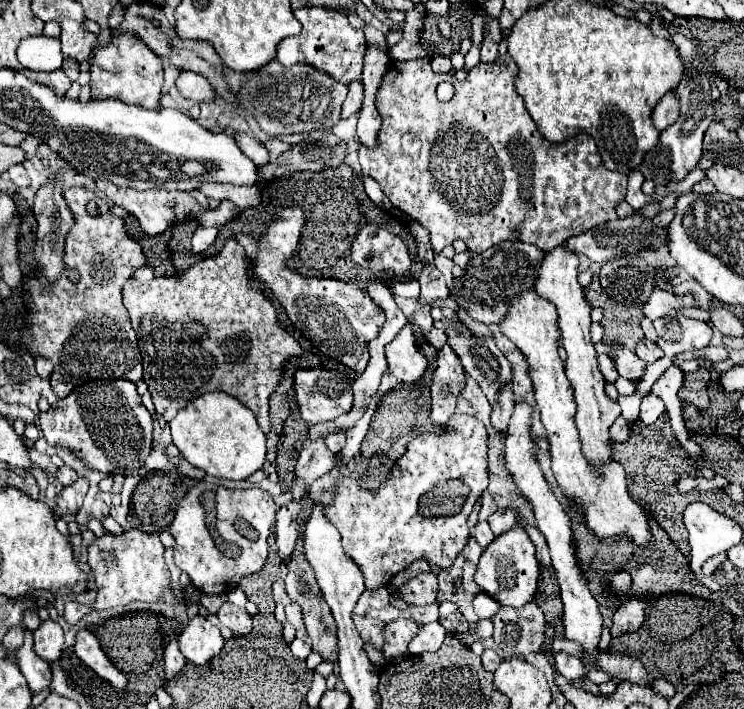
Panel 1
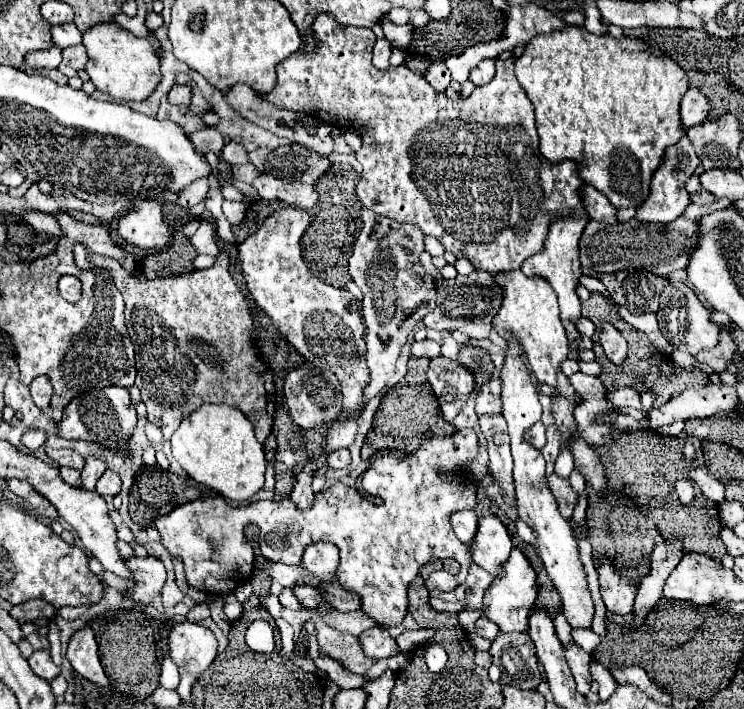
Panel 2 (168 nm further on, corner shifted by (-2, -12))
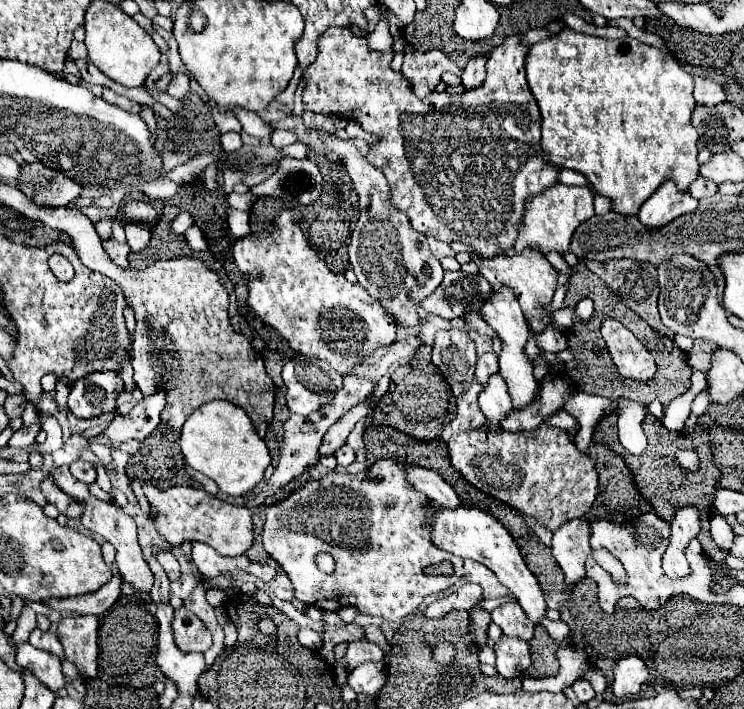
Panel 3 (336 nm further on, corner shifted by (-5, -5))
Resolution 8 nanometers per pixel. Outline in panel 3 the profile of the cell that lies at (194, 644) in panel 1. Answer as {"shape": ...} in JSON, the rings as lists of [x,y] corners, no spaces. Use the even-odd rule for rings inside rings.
{"shape":[[[179,607],[175,611],[173,631],[177,647],[185,653],[189,651],[205,653],[211,647],[211,631],[203,625],[203,621],[195,613],[191,613],[185,607]]]}

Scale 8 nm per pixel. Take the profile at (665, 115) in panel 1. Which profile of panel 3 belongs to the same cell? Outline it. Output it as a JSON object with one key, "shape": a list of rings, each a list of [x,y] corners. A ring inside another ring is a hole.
{"shape":[[[695,79],[695,91],[693,97],[697,103],[703,105],[717,105],[725,101],[725,89],[709,79]]]}

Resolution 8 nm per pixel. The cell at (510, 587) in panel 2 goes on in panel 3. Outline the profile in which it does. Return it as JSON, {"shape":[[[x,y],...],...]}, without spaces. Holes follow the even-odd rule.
{"shape":[[[505,603],[497,607],[491,615],[493,615],[493,623],[499,625],[505,635],[525,641],[533,639],[533,623],[529,621],[529,617],[525,615],[519,603]]]}

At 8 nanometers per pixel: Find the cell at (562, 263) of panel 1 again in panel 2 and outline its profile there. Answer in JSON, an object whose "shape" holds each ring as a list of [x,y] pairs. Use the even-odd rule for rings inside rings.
{"shape":[[[574,216],[574,218],[566,218],[566,220],[556,220],[550,226],[548,238],[544,242],[544,250],[540,254],[536,254],[536,256],[526,258],[522,268],[520,268],[524,272],[524,276],[544,278],[554,288],[554,292],[558,294],[558,304],[560,304],[560,312],[562,312],[562,324],[566,328],[566,334],[572,340],[582,338],[582,334],[576,328],[576,320],[582,318],[582,304],[580,304],[580,298],[576,294],[576,286],[578,286],[578,280],[582,276],[580,260],[578,260],[578,250],[580,250],[578,240],[580,240],[580,234],[586,228],[586,224],[588,224],[586,216]]]}

